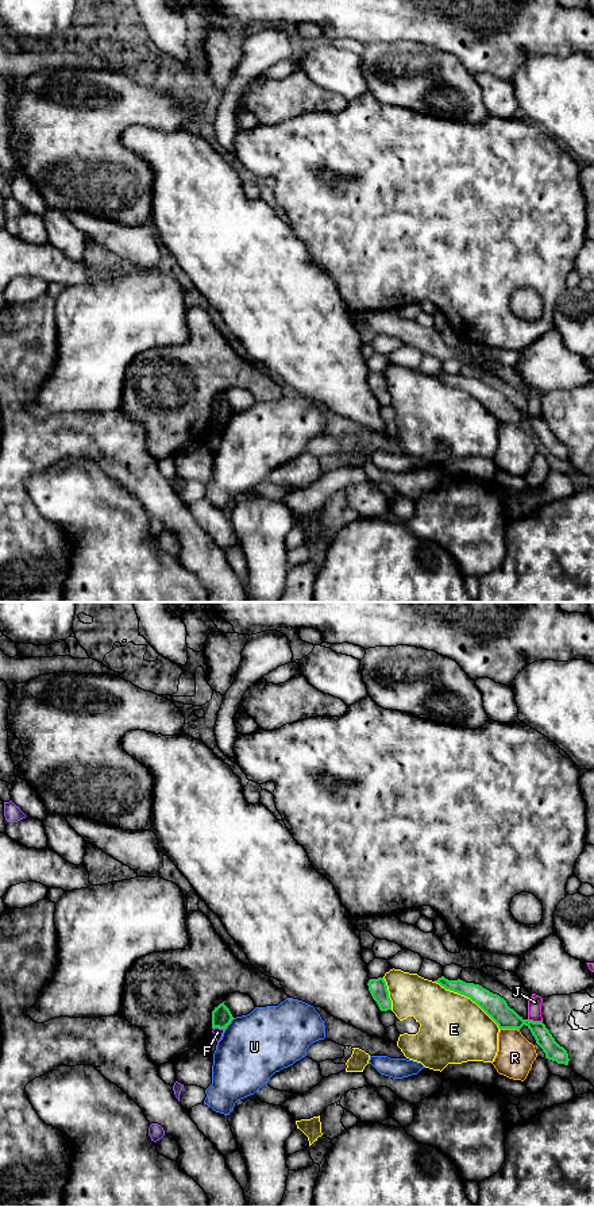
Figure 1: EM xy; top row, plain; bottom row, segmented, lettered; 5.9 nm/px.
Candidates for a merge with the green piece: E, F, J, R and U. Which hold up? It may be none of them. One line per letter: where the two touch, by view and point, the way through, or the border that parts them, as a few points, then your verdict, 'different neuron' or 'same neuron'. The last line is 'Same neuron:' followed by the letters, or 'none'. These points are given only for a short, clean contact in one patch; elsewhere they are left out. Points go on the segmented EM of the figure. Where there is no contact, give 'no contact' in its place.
E: xy (467, 997) | different neuron
F: xy (219, 1028) | along xy (213, 1028), (224, 1029) | different neuron
J: xy (535, 1022) | different neuron
R: xy (509, 1028) | along xy (500, 1028), (516, 1028), (519, 1030) | different neuron
U: xy (228, 1024) | along xy (234, 1018), (224, 1030) | different neuron
Same neuron: none

